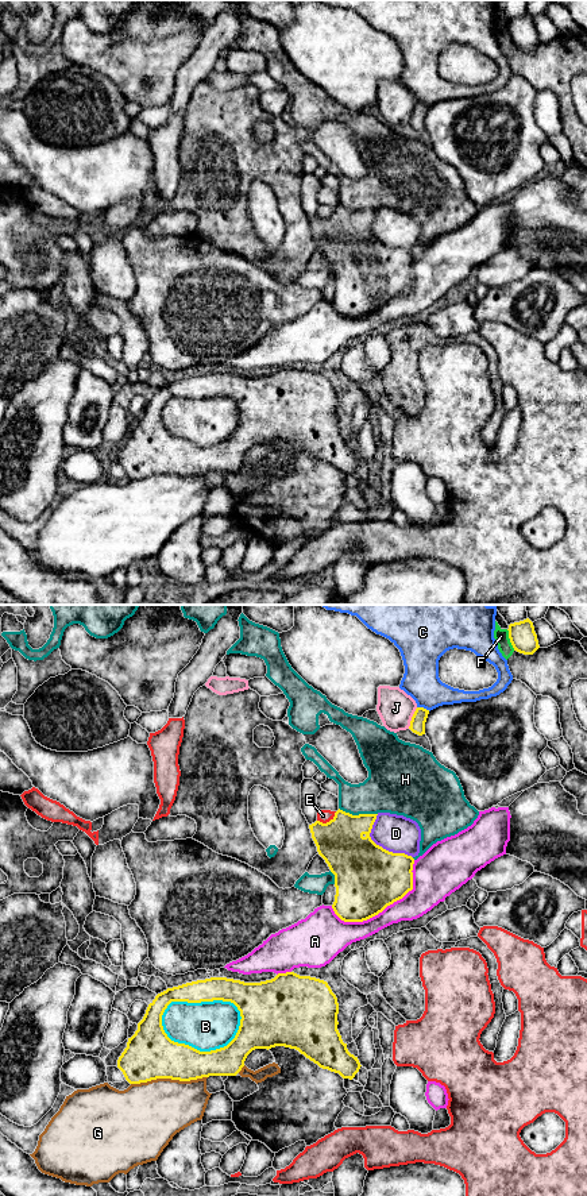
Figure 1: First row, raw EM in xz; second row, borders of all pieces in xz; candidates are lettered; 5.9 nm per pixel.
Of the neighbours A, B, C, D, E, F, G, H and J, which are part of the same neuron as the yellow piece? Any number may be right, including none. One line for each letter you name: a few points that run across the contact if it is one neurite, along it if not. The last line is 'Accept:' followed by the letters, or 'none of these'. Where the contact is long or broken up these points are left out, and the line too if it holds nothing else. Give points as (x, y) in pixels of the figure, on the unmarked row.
Accept: none of these

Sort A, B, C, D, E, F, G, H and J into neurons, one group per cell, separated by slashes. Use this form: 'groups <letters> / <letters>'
groups A / B / C / D / E / F / G / H / J

